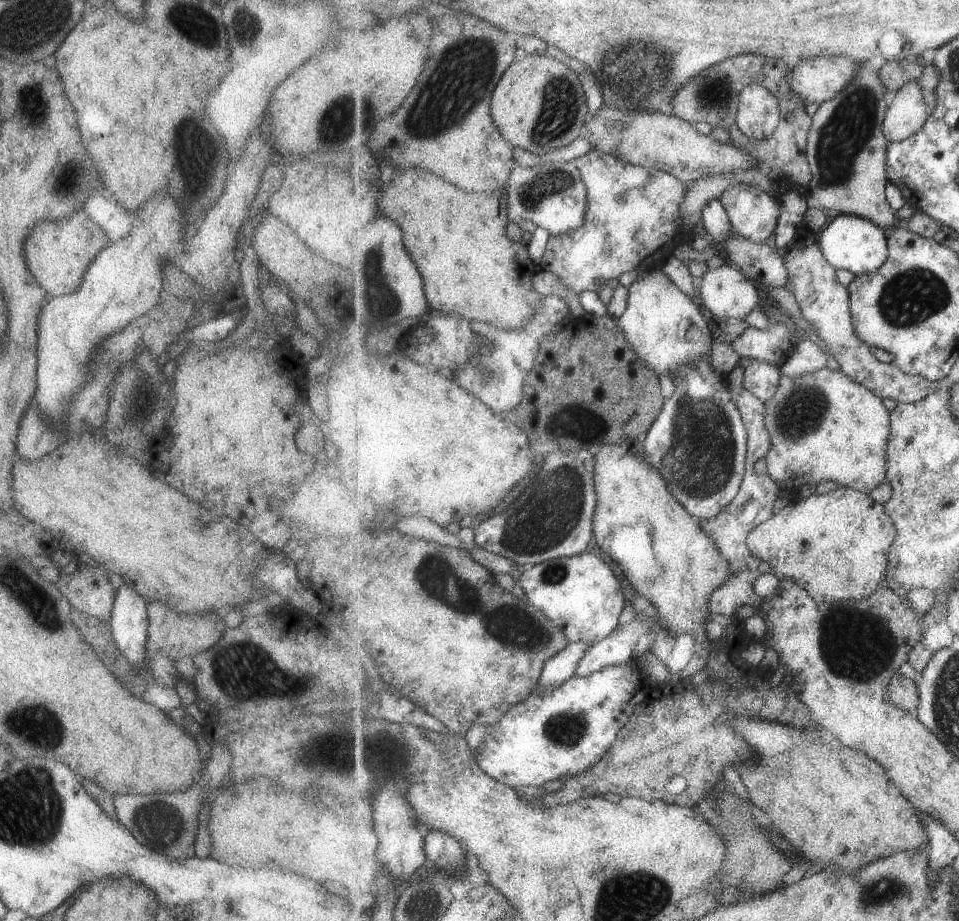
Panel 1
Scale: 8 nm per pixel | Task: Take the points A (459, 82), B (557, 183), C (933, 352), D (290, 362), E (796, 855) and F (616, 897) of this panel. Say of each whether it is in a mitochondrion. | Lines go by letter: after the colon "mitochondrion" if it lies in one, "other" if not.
A: mitochondrion
B: mitochondrion
C: other
D: other
E: other
F: mitochondrion

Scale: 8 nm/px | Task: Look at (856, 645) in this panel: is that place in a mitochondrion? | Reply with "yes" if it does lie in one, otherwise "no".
yes

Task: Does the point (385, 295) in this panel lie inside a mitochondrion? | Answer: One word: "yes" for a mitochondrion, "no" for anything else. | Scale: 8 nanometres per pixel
yes

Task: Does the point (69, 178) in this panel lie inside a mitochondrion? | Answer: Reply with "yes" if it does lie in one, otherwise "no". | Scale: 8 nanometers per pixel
yes

